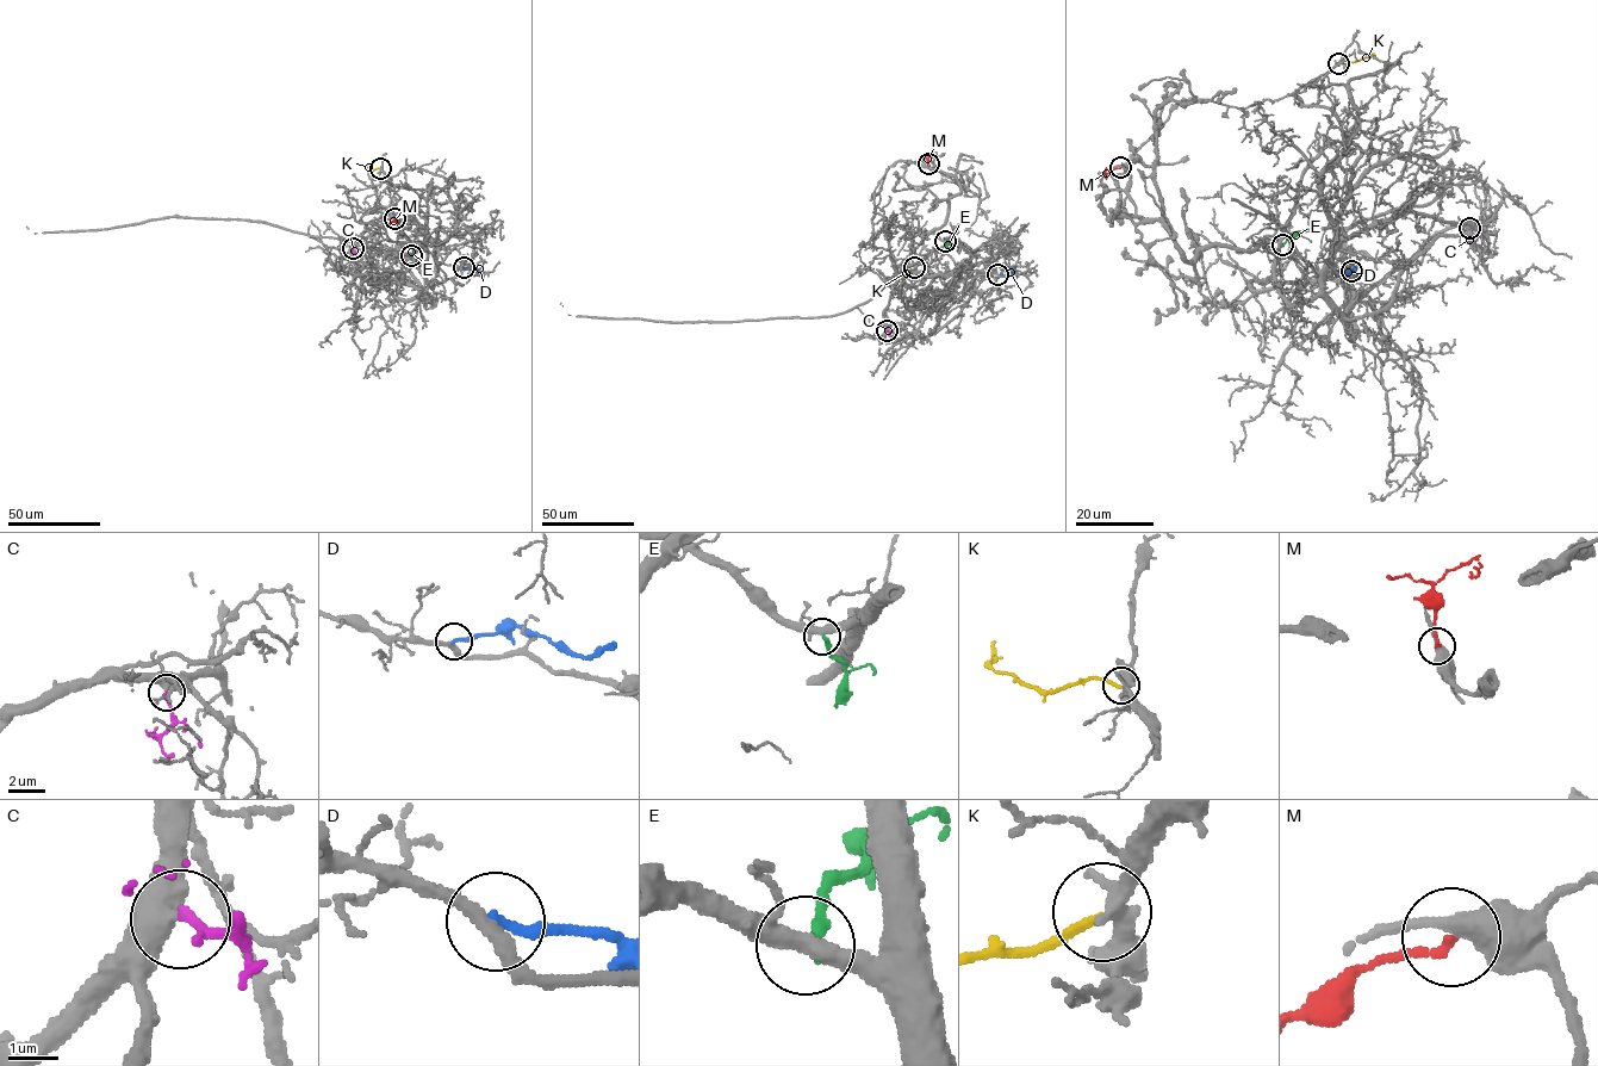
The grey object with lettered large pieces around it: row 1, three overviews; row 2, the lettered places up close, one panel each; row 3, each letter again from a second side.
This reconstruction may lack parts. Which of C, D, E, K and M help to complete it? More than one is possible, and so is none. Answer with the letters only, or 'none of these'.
C, K

